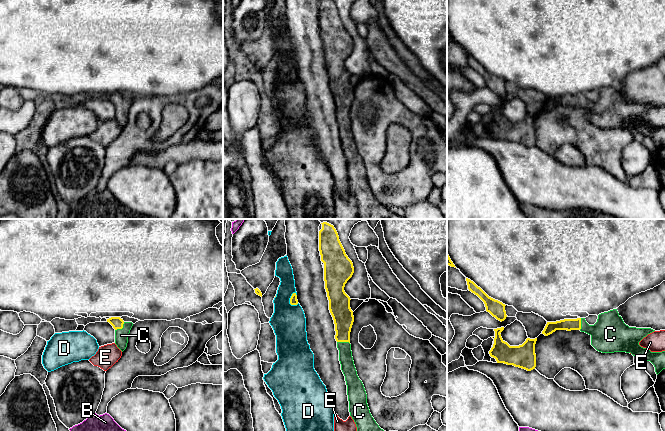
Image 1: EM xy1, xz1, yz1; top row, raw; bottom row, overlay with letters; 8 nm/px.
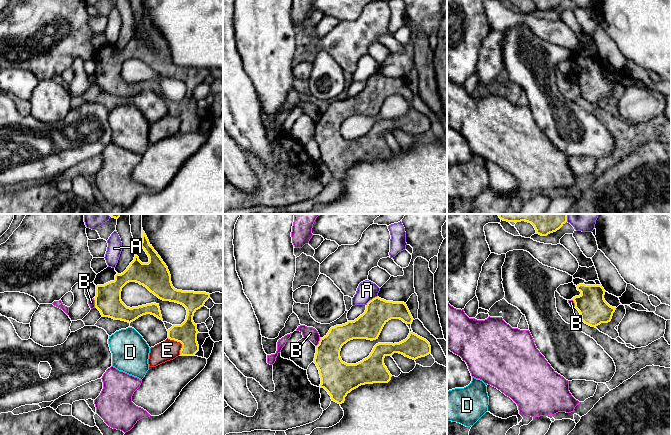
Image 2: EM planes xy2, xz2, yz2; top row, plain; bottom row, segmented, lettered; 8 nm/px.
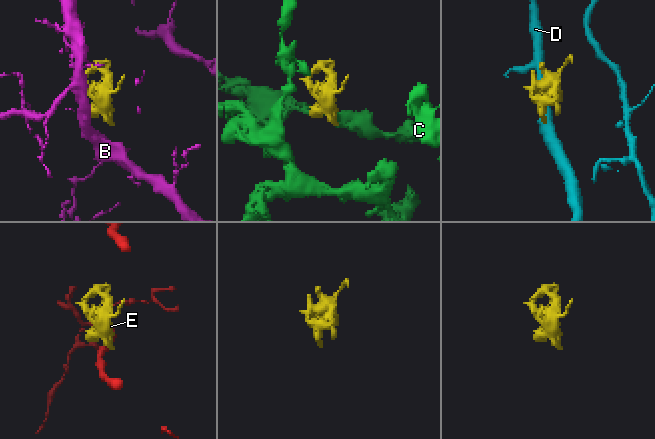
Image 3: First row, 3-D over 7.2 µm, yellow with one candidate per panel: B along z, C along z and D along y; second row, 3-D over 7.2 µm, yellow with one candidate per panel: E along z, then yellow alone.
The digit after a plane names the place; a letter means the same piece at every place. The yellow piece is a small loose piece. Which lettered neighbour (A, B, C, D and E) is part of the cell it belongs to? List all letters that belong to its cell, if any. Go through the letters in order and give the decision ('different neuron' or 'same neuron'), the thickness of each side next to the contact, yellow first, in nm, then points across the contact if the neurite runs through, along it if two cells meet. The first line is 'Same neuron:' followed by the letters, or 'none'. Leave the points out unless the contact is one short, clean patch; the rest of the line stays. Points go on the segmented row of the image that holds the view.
Same neuron: C
A: different neuron; 220 nm thick on the yellow side, 160 nm on the other
B: different neuron; 220 nm thick on the yellow side, 110 nm on the other; border along xz2 (320, 338), (316, 346)
C: same neuron; 90 nm thick on the yellow side, 110 nm on the other; runs through xy1 (117, 323), (121, 328), (121, 335)
D: different neuron; 60 nm thick on the yellow side, 280 nm on the other
E: different neuron; 170 nm thick on the yellow side, 160 nm on the other

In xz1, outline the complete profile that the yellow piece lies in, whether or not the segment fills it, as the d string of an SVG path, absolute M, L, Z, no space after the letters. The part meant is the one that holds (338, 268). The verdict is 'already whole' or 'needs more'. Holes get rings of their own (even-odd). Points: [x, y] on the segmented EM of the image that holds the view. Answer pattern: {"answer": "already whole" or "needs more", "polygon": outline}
{"answer": "needs more", "polygon": "M323 222L319 231L319 251L324 263L324 281L329 310L335 324L335 339L339 350L341 370L345 376L350 416L357 431L384 431L372 417L367 394L354 365L350 332L354 322L350 308L350 297L344 287L354 273L352 261L348 258L333 225Z"}

